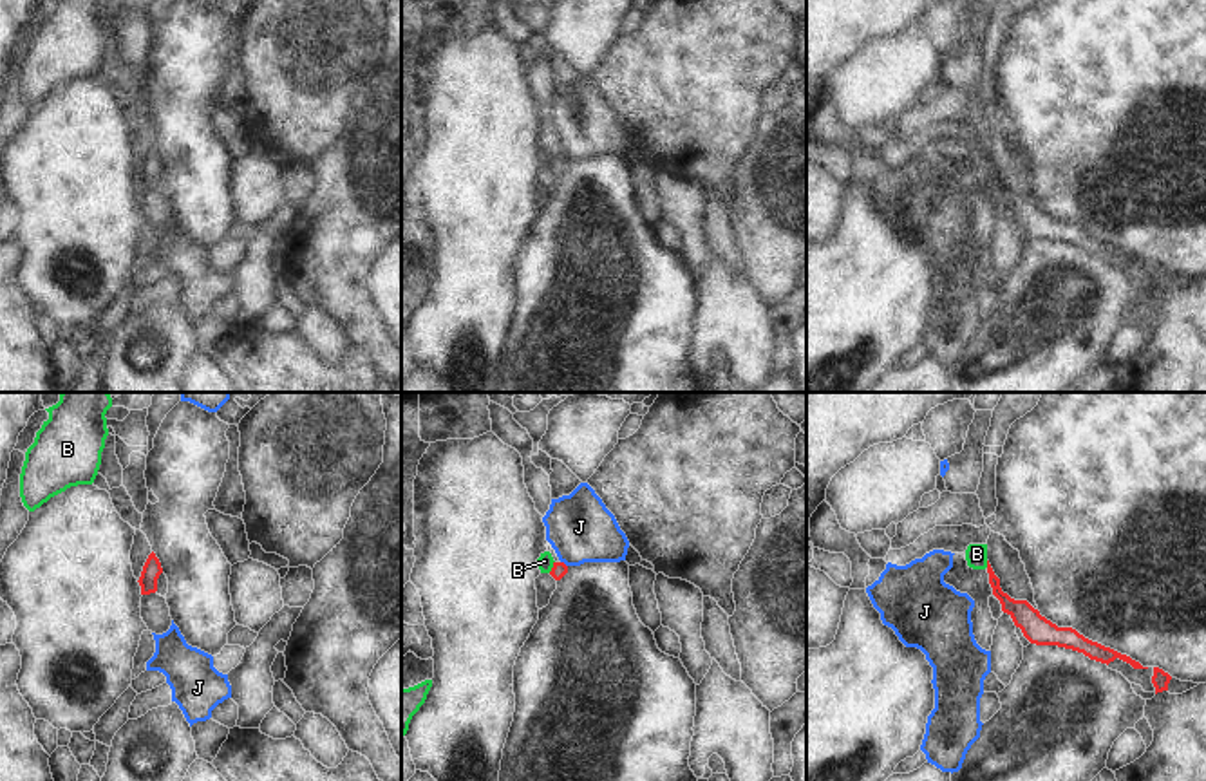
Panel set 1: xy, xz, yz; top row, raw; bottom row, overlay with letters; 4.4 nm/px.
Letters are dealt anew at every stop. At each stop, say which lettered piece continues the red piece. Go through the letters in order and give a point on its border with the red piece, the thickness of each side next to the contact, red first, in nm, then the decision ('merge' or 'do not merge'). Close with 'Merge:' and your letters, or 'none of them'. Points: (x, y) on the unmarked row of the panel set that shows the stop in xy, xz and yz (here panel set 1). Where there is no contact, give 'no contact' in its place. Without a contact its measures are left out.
B: xz (554, 161) | 70/70 nm | do not merge
J: xz (565, 159) | 70/300 nm | do not merge
Merge: none of them

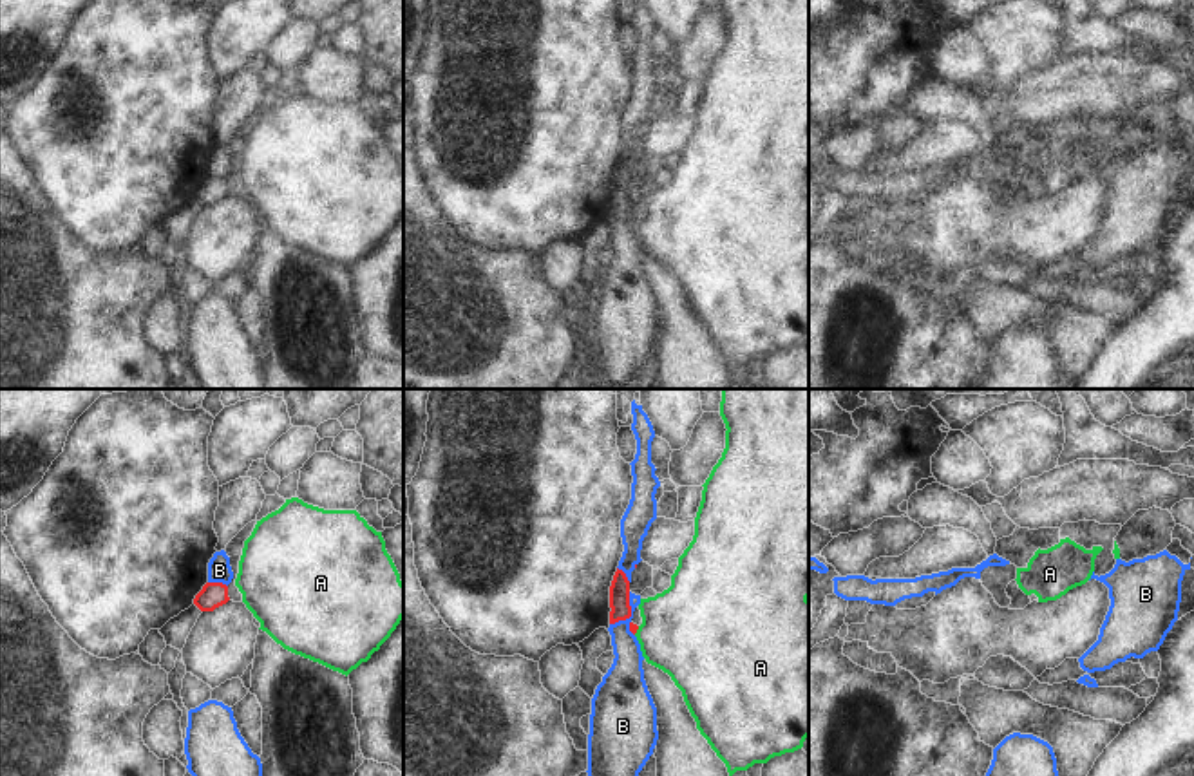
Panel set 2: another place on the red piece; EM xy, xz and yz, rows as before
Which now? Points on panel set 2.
A: xz (637, 223) | 40/440 nm | merge
B: xz (630, 208) | 100/140 nm | do not merge
Merge: A

